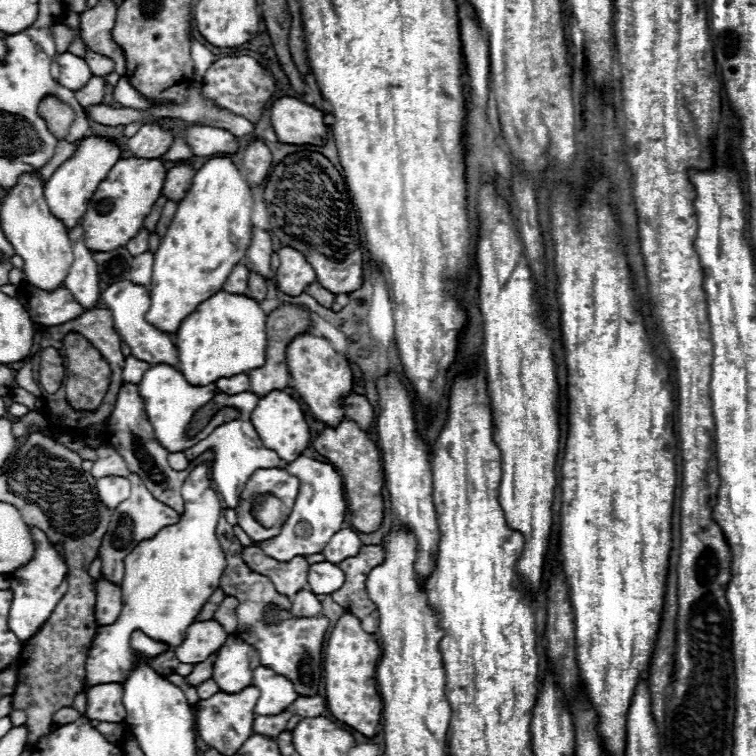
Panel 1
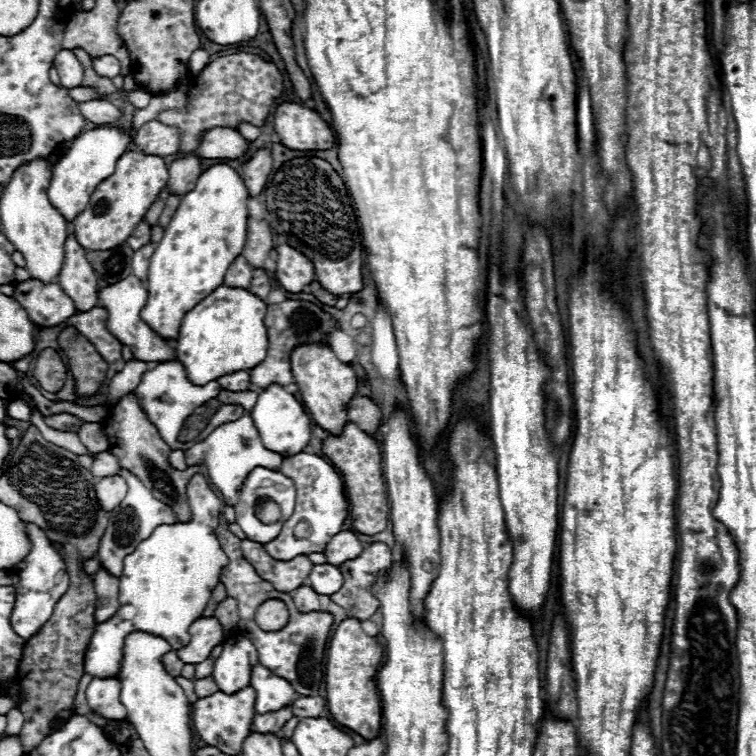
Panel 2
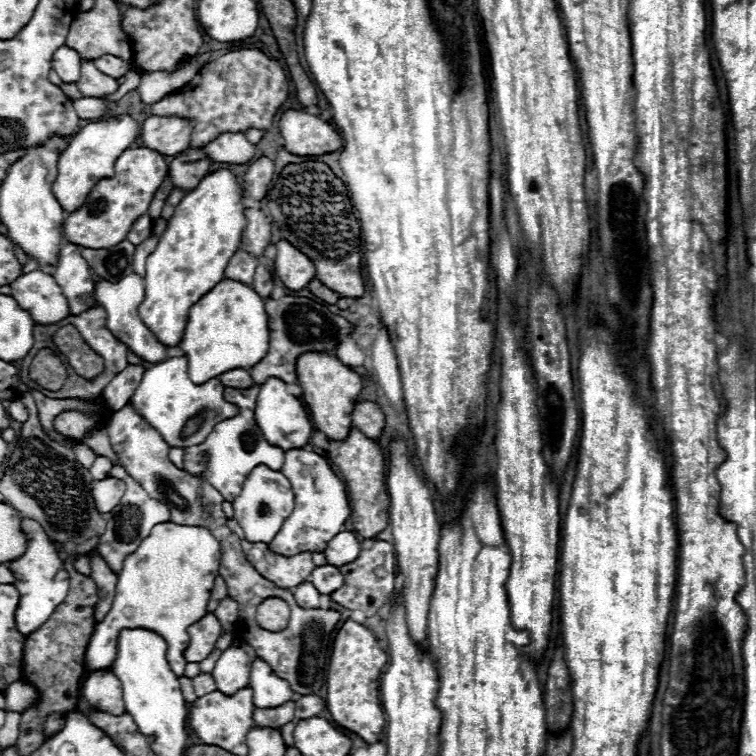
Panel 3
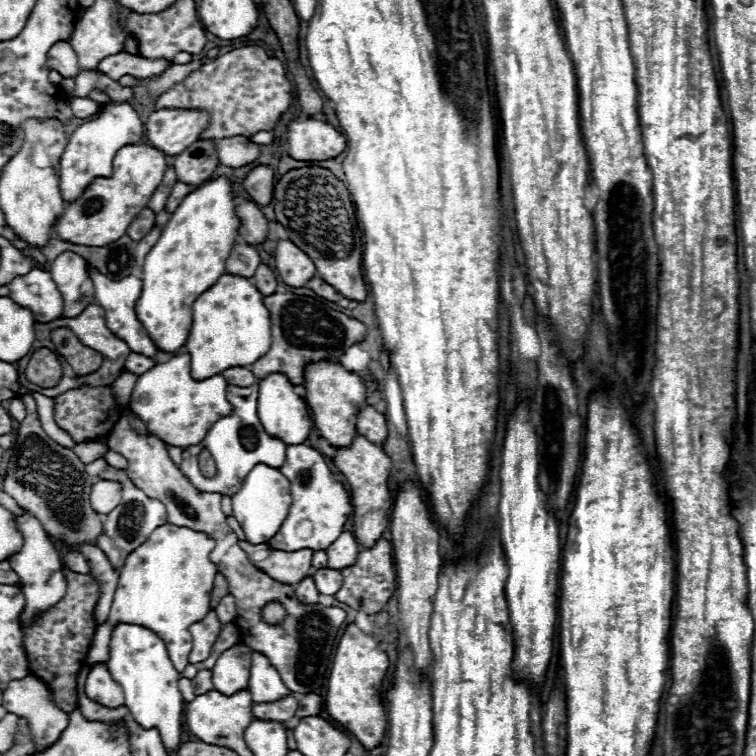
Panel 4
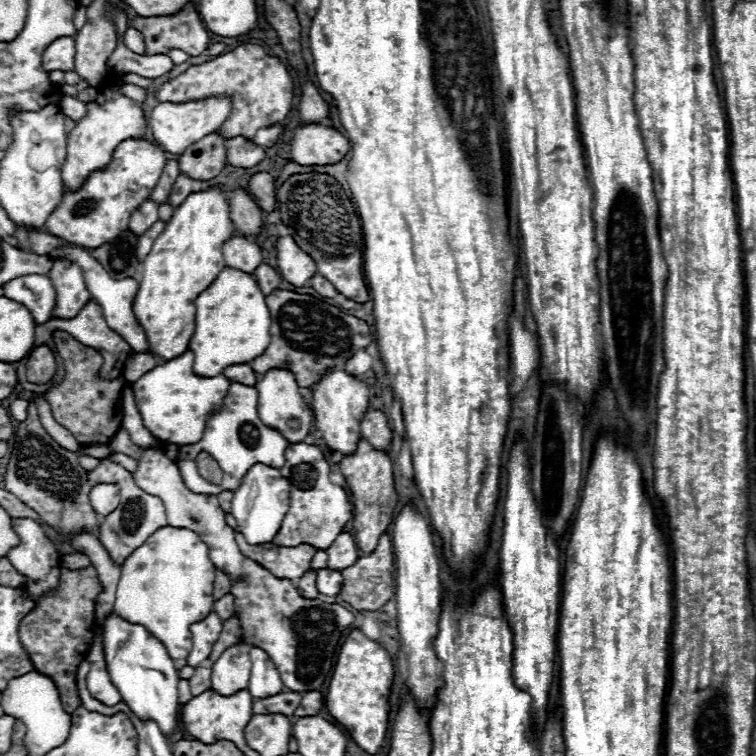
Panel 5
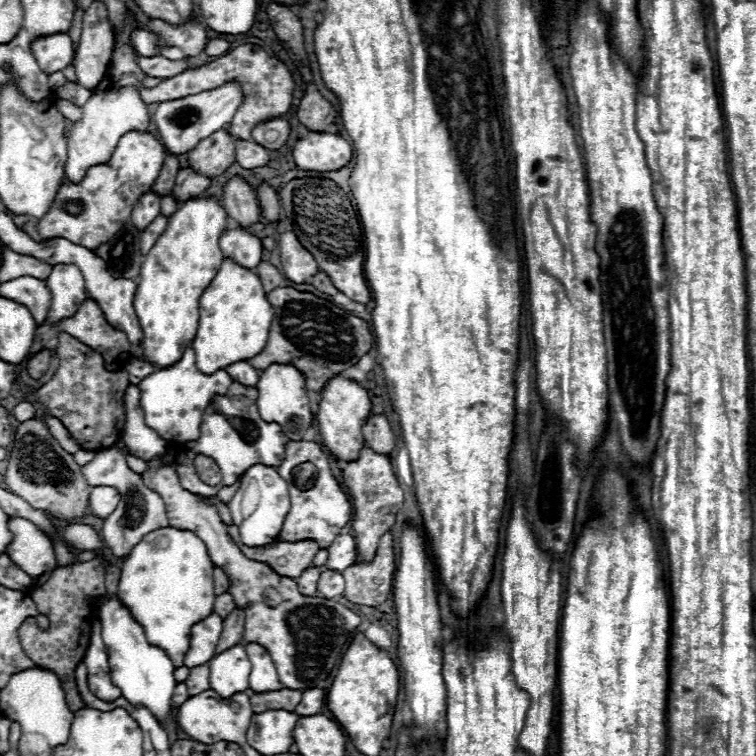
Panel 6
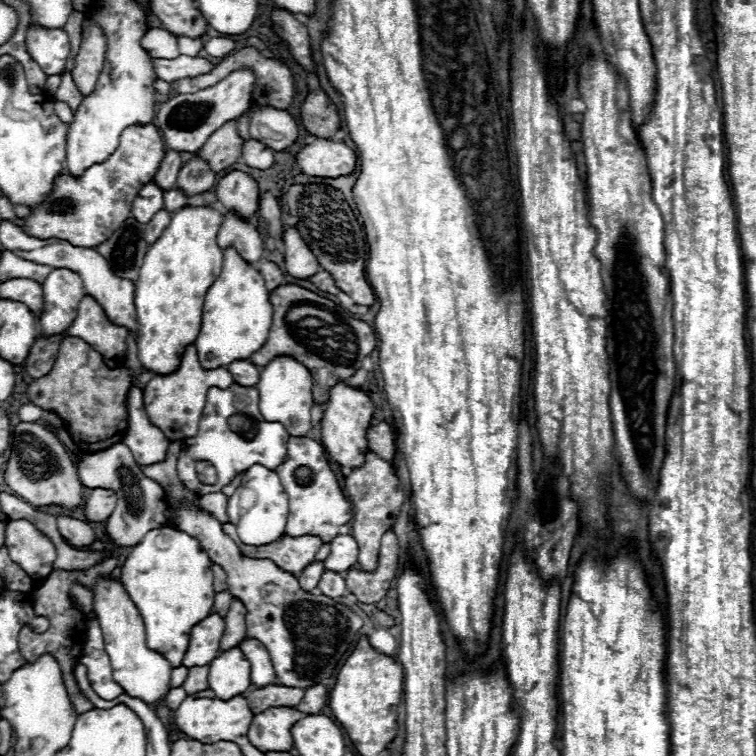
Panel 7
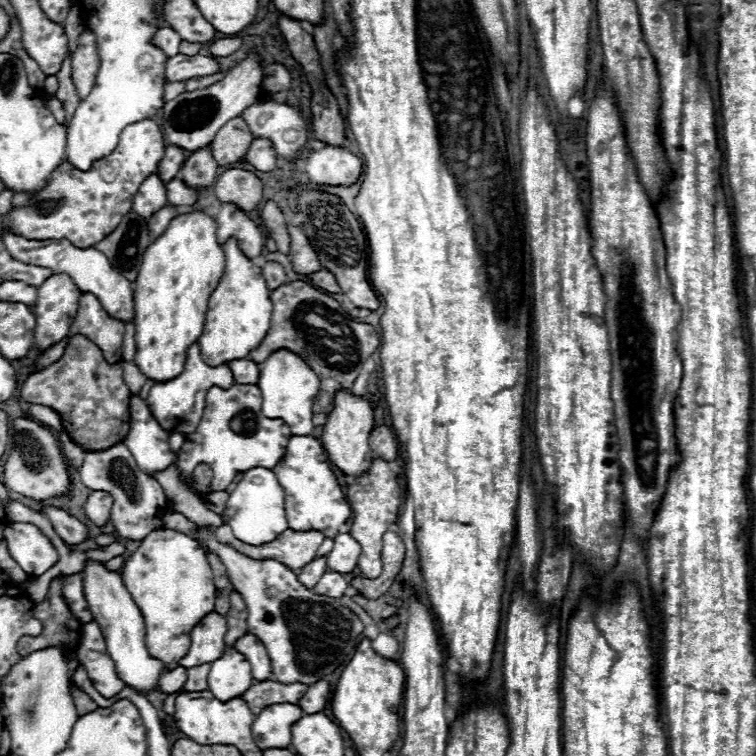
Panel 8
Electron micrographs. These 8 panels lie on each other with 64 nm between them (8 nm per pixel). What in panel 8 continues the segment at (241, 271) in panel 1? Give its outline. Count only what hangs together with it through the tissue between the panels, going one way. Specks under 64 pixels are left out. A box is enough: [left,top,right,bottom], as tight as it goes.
[214,204,264,260]

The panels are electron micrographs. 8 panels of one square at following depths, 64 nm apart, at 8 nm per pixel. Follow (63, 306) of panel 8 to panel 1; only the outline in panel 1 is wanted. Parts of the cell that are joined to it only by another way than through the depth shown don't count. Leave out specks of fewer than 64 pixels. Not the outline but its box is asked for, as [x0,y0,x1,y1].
[64,236,100,308]

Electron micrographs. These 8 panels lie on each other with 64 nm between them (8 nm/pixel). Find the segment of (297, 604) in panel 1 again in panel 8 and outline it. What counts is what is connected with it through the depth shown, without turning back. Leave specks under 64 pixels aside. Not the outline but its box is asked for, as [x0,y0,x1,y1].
[298,558,326,588]

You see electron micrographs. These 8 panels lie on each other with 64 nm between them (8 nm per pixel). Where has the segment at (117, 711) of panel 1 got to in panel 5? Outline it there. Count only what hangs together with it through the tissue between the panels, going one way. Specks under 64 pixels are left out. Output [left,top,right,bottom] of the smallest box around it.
[86,632,122,706]

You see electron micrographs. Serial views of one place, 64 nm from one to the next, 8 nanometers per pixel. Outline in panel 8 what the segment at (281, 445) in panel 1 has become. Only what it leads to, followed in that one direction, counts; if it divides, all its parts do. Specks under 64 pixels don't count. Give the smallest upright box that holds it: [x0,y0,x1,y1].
[258,350,320,436]

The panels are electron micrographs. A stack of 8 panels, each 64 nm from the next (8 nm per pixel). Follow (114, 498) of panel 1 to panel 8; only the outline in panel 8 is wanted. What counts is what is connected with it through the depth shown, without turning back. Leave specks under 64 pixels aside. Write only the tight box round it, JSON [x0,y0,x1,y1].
[84,490,114,526]

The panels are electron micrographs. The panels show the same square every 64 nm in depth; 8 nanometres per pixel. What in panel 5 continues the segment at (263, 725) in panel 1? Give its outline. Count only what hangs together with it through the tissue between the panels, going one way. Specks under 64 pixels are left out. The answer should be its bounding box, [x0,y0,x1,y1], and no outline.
[254,690,300,718]

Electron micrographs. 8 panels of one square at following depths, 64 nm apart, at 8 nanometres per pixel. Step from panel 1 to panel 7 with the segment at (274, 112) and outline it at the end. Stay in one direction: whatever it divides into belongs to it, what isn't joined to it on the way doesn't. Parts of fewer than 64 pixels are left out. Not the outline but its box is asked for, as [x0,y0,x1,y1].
[296,138,356,178]

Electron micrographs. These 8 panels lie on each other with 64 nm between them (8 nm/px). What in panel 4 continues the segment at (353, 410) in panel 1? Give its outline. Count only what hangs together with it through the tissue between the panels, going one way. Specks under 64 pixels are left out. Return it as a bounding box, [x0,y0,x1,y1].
[356,406,388,444]

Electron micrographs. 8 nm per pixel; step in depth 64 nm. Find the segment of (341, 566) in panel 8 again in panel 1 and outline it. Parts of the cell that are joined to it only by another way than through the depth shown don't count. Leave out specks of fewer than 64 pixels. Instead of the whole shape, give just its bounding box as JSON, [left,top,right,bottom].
[322,528,362,564]

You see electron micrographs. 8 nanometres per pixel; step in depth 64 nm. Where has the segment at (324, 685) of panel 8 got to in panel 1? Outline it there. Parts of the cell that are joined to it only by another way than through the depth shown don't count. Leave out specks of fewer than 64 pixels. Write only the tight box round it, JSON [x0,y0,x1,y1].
[292,696,326,718]

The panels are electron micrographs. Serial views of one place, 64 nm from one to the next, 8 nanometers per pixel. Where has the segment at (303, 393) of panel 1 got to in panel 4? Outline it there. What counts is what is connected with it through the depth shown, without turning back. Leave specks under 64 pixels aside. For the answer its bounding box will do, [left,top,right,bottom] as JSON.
[304,360,366,446]

